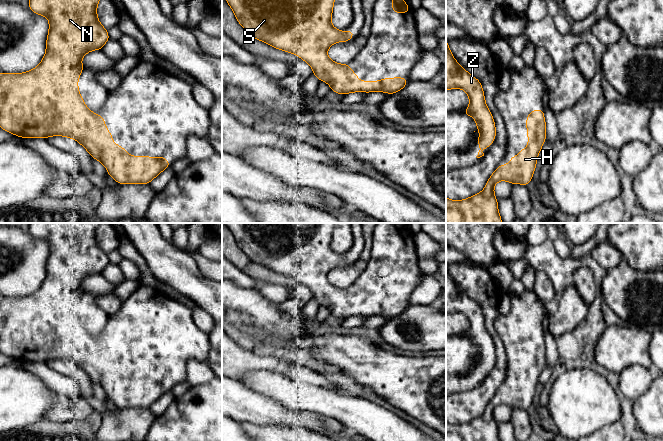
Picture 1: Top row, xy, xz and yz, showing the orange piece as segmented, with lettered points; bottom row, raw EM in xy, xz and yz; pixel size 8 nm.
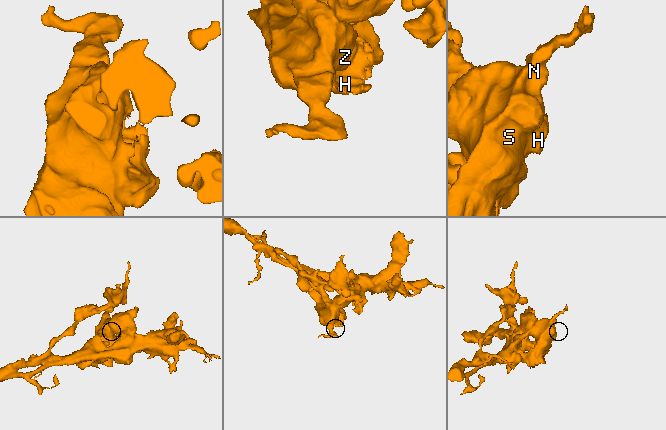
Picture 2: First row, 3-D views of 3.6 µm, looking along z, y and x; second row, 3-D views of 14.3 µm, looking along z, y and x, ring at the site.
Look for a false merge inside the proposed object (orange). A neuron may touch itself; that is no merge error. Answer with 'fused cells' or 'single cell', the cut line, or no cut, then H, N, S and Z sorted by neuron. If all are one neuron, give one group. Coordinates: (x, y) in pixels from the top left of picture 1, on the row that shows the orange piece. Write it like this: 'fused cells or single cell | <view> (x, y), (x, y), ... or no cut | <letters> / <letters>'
single cell | no cut | H N S Z

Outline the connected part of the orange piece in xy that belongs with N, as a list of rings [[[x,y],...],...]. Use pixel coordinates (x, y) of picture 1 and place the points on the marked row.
[[[29,0],[30,10],[49,20],[46,52],[41,63],[28,72],[11,74],[0,72],[0,127],[20,138],[48,138],[66,136],[79,142],[100,161],[107,173],[119,184],[149,184],[170,161],[163,156],[130,156],[112,140],[104,118],[91,112],[84,103],[78,79],[84,67],[82,57],[100,50],[110,39],[108,31],[97,17],[100,0]]]

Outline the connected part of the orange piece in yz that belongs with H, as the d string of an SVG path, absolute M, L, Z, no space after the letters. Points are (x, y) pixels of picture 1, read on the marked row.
M532 110L526 119L526 127L528 147L512 156L509 164L499 165L482 192L460 201L446 197L446 223L502 223L494 185L502 180L525 186L531 182L539 152L546 141L544 110Z

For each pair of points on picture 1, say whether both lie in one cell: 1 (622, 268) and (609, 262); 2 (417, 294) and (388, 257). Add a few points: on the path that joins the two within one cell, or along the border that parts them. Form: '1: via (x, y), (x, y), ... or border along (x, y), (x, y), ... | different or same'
1: border along (623, 259), (607, 271) | different
2: border along (425, 275), (412, 291), (408, 301) | different

